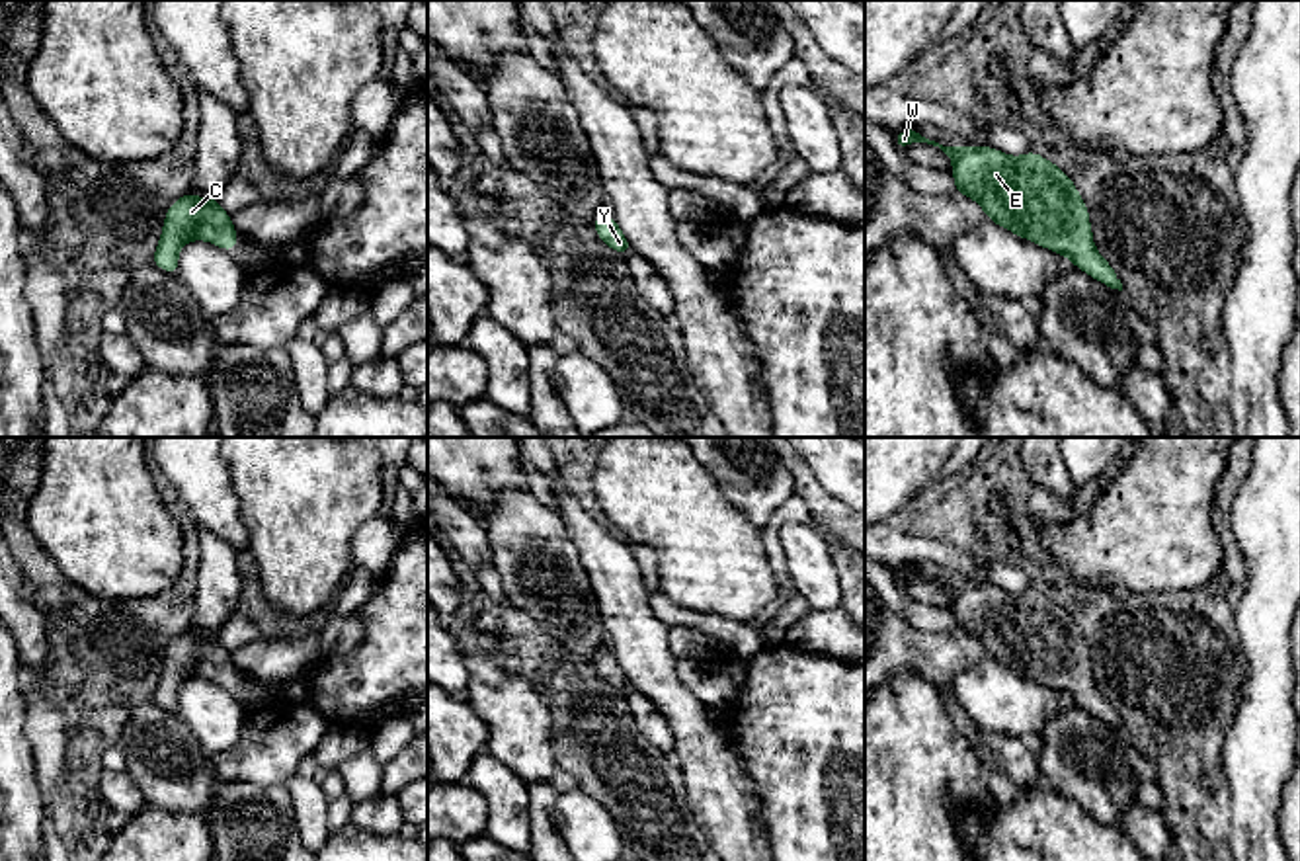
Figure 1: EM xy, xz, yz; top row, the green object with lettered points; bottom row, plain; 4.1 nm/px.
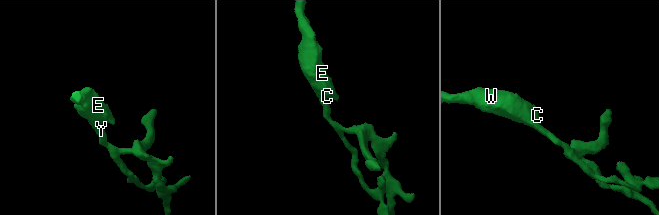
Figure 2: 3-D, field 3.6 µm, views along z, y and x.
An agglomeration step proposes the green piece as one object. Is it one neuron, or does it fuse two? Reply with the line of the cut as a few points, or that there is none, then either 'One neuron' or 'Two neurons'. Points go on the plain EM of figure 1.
No split. One neuron

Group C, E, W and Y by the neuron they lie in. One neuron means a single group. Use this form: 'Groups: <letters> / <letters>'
Groups: C E W Y

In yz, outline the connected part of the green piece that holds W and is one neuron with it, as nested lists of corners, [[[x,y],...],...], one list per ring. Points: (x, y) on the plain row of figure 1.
[[[912,566],[894,570],[898,588],[912,580],[939,584],[953,597],[956,633],[980,640],[997,664],[1066,693],[1076,705],[1122,728],[1118,711],[1093,681],[1089,646],[1070,613],[1029,588],[1009,594],[994,584],[943,584]]]

